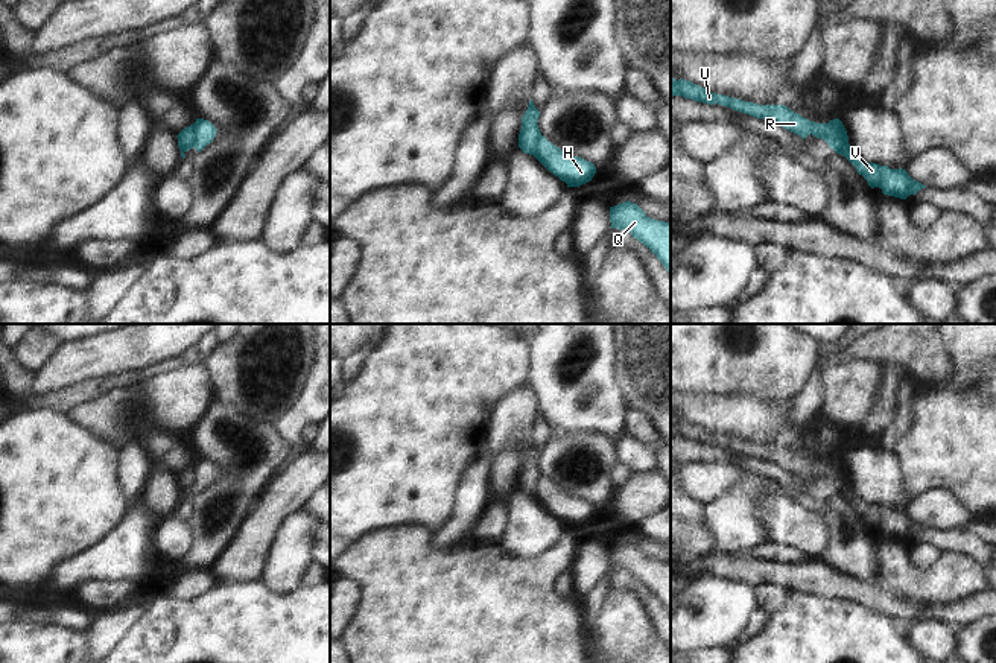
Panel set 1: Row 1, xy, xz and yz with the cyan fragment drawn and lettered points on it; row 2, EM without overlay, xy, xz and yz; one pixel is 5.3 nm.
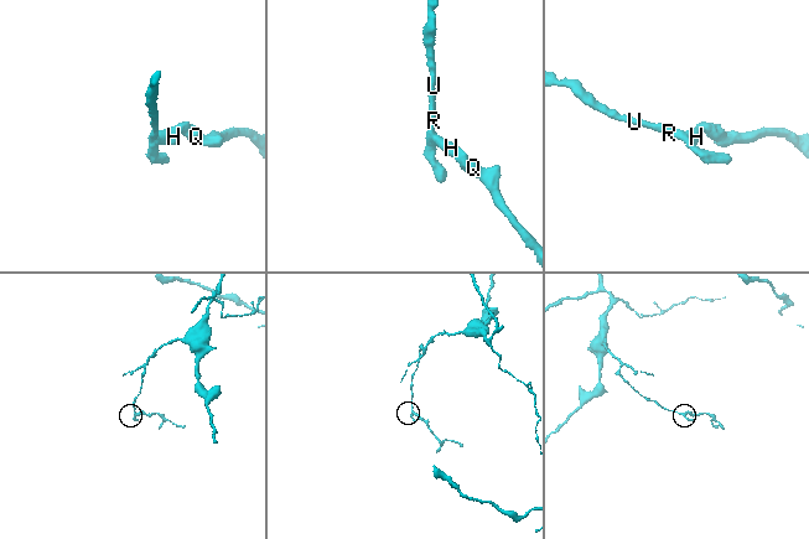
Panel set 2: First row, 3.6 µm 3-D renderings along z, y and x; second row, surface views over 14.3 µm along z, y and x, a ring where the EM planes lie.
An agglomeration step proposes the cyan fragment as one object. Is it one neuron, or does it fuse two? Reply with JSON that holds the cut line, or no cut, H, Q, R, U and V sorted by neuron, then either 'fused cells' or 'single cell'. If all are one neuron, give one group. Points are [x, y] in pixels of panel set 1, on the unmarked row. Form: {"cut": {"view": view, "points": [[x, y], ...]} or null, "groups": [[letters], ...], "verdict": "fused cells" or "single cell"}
{"cut": {"view": "xy", "points": [[192, 466], [195, 473], [193, 487]]}, "groups": [["H", "Q"], ["R", "U", "V"]], "verdict": "fused cells"}

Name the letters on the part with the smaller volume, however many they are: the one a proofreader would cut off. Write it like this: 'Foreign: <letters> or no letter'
Foreign: H, Q

